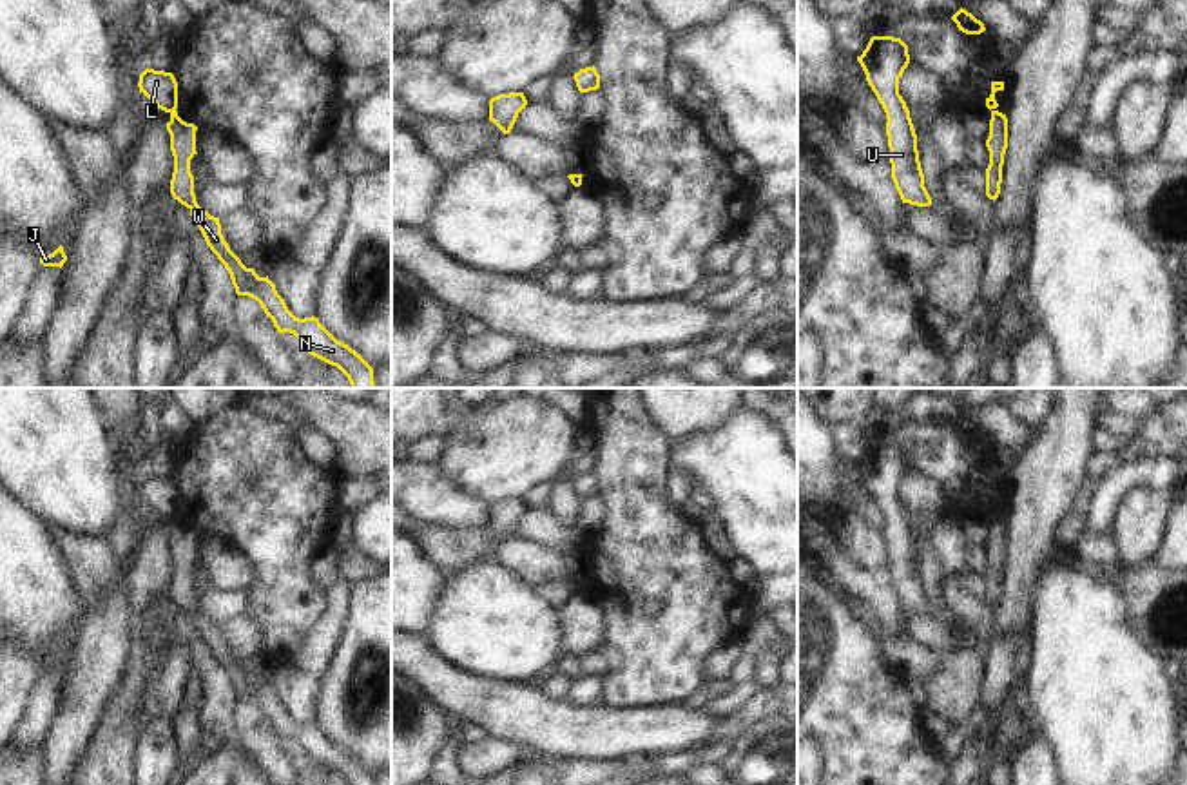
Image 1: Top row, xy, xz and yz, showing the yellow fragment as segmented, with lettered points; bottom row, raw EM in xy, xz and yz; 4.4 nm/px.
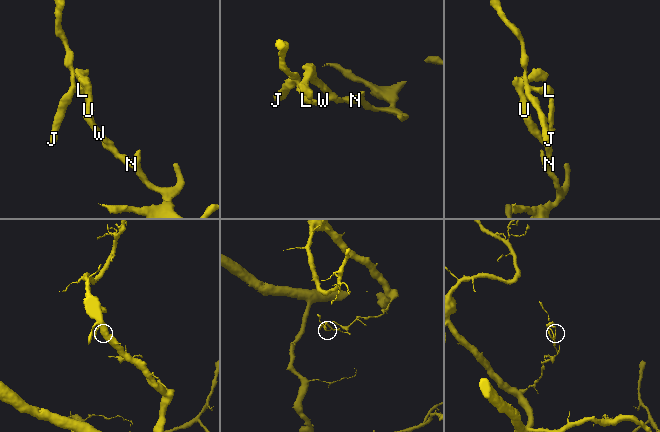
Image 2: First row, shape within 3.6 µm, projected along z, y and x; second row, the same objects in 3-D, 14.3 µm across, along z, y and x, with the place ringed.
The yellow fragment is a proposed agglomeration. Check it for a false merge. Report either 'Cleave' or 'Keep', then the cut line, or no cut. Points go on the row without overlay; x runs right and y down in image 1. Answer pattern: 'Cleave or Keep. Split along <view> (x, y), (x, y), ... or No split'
Cleave. Split along xy (174, 515), (171, 519)

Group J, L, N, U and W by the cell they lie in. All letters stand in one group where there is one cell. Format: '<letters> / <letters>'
J L / N U W

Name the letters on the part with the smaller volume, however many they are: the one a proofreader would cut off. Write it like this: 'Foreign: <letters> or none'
Foreign: J, L

